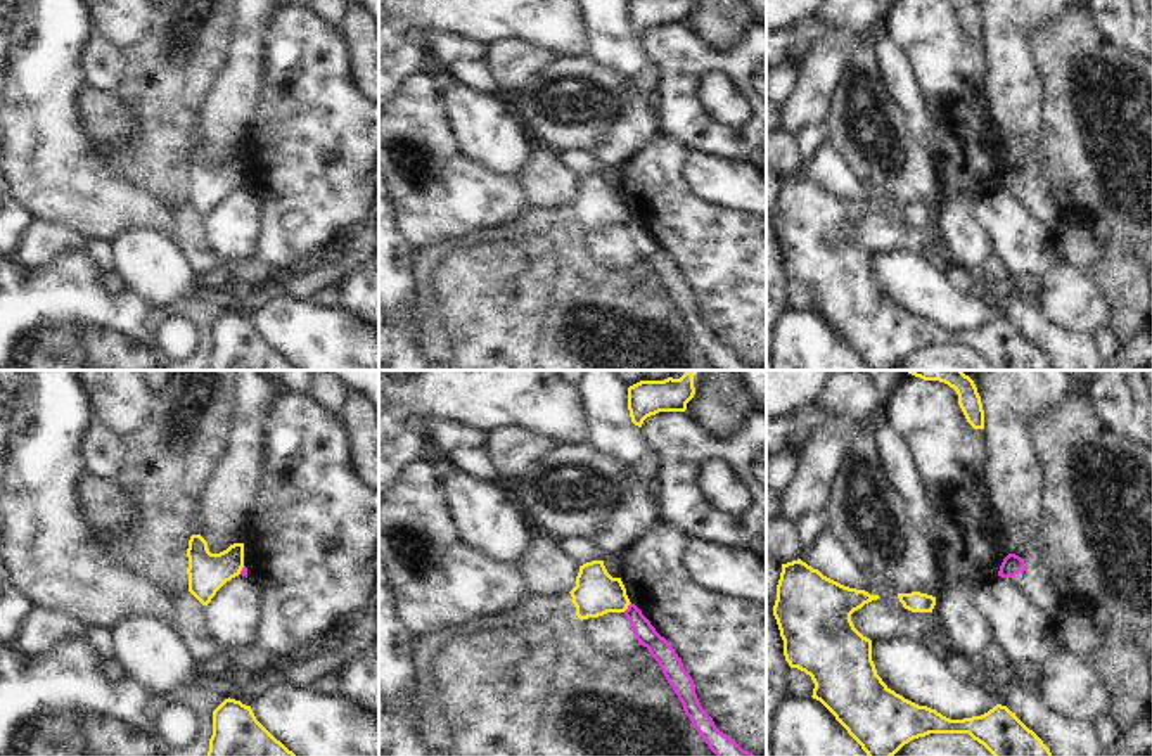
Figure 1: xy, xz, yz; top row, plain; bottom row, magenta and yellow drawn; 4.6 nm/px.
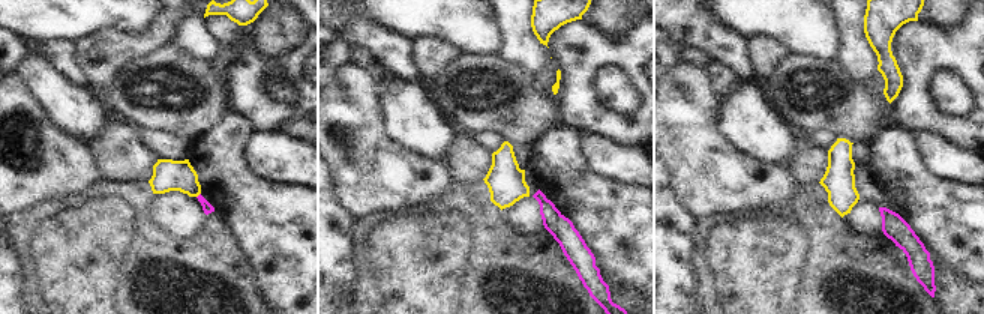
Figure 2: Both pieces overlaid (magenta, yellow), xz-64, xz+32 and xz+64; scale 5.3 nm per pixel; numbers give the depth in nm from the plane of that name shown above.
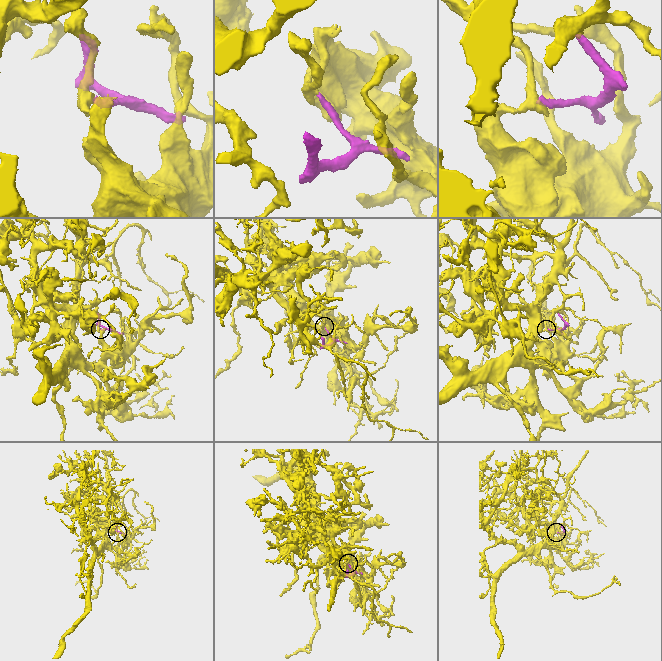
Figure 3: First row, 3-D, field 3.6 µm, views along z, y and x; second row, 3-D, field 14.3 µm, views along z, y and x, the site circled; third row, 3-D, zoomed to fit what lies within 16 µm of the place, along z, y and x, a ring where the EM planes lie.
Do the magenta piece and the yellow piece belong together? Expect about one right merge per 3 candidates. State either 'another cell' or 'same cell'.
another cell

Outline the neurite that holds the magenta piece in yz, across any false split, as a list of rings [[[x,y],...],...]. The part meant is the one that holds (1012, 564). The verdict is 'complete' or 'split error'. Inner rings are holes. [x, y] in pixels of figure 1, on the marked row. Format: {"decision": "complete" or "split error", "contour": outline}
{"decision": "complete", "contour": [[[1008,554],[1000,566],[998,576],[1014,578],[1015,574],[1024,571],[1026,571],[1024,559],[1021,559],[1015,554]]]}

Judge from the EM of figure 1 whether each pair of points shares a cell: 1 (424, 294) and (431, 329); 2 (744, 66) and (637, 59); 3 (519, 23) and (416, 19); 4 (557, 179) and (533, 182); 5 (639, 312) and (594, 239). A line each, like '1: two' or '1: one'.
1: one
2: two
3: one
4: one
5: two

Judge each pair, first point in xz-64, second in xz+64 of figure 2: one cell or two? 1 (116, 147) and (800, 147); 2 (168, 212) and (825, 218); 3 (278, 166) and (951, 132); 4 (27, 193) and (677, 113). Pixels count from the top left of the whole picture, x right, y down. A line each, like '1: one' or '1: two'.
1: one
2: two
3: two
4: one

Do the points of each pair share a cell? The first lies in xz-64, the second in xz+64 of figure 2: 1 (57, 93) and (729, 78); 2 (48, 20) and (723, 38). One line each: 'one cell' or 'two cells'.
1: two cells
2: two cells

